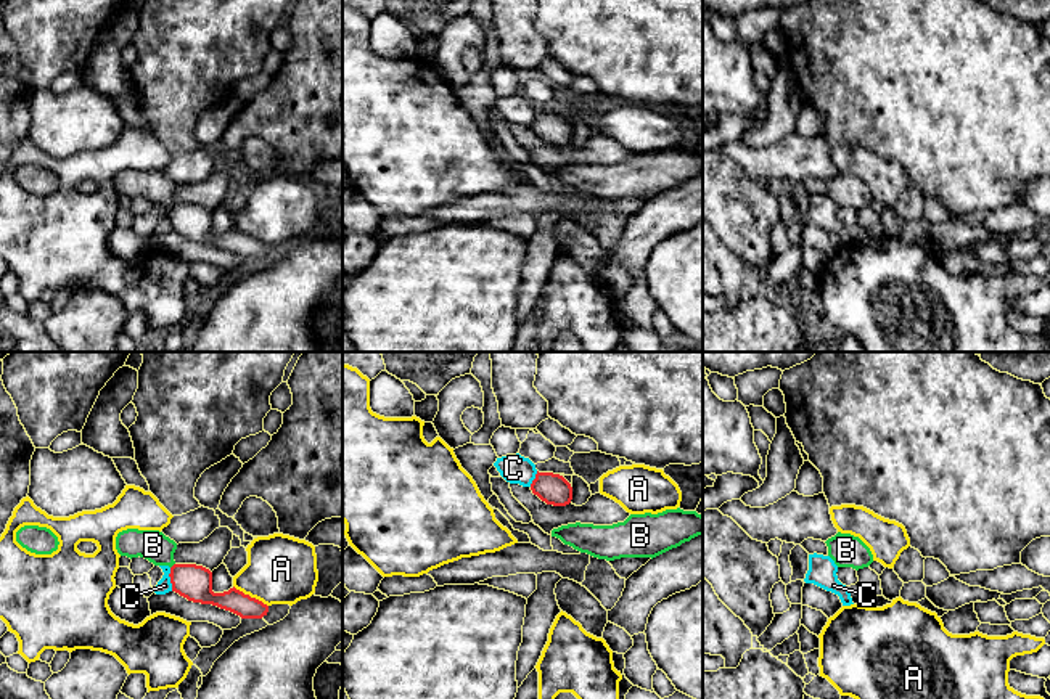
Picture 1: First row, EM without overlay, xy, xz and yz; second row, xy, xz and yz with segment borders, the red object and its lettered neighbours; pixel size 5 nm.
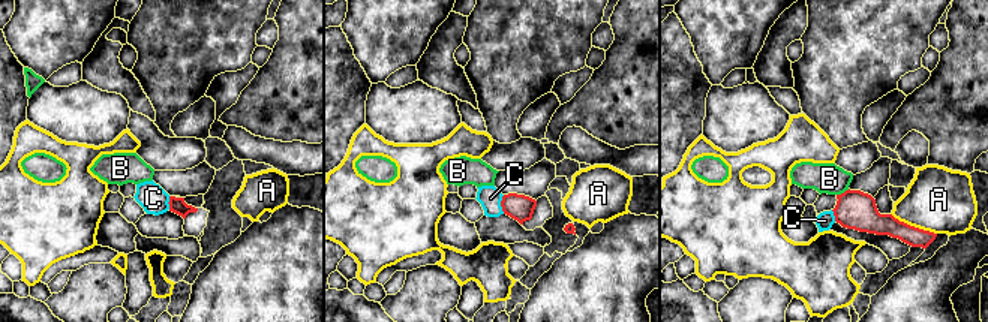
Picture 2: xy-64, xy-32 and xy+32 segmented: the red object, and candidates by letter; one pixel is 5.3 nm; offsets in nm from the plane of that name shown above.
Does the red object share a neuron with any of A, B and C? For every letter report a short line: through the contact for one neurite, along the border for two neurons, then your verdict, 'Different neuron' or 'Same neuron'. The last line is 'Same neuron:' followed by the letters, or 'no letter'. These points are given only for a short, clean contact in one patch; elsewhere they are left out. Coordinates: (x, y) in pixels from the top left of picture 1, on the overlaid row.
A: Different neuron
B: Different neuron
C: Line: xy (169, 568), (172, 590). Different neuron
Same neuron: no letter

